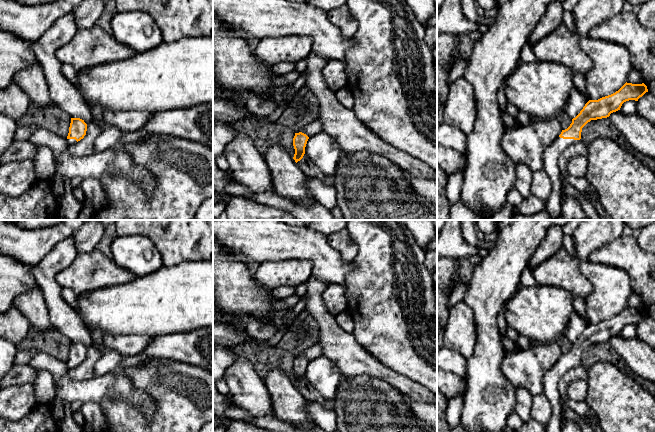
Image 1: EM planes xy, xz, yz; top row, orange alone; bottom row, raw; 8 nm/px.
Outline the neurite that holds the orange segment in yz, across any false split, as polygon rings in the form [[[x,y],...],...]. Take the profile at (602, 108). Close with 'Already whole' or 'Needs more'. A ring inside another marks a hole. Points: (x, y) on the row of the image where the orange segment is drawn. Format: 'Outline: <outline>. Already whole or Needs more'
Outline: [[[625,83],[615,93],[598,100],[590,100],[575,86],[572,87],[568,102],[564,107],[566,114],[572,119],[570,126],[562,130],[559,137],[543,154],[543,169],[550,176],[554,189],[546,205],[546,211],[555,220],[561,212],[561,179],[558,159],[566,148],[581,139],[582,128],[591,120],[607,118],[611,113],[620,110],[622,104],[629,100],[638,101],[646,92],[647,86]]]. Needs more

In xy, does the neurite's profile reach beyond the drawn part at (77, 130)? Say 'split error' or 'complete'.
split error

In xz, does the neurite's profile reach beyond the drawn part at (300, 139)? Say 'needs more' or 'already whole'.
needs more

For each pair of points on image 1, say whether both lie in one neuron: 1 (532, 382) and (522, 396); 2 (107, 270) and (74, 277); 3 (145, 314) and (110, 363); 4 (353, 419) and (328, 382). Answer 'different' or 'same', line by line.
1: different
2: same
3: different
4: different

